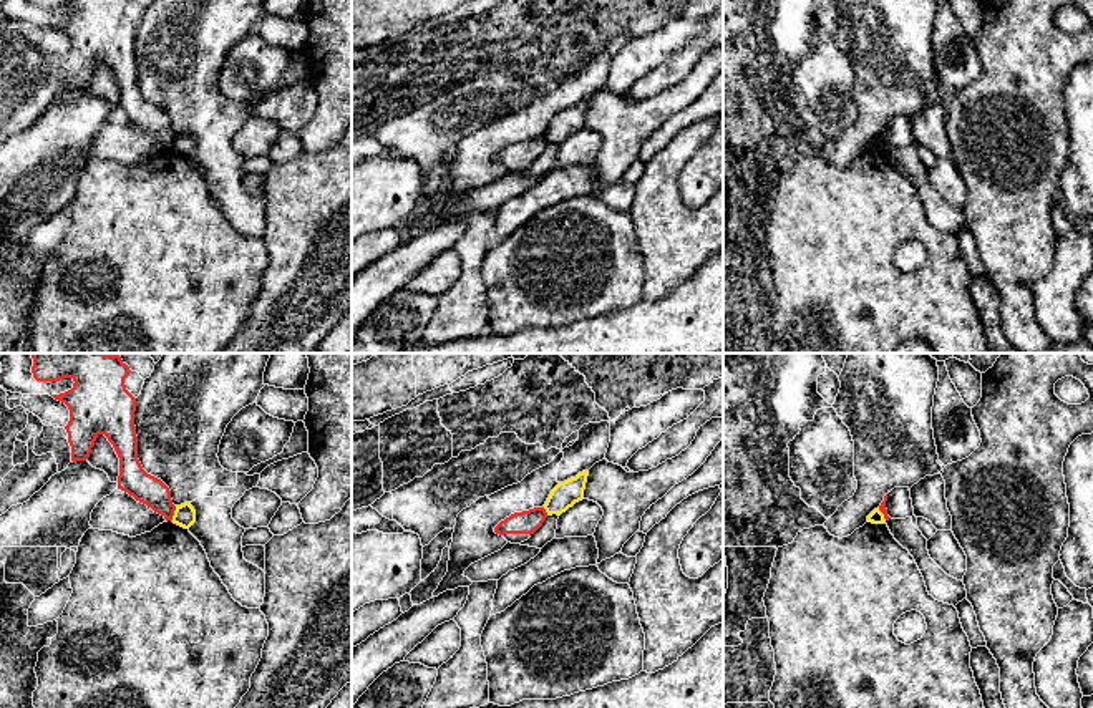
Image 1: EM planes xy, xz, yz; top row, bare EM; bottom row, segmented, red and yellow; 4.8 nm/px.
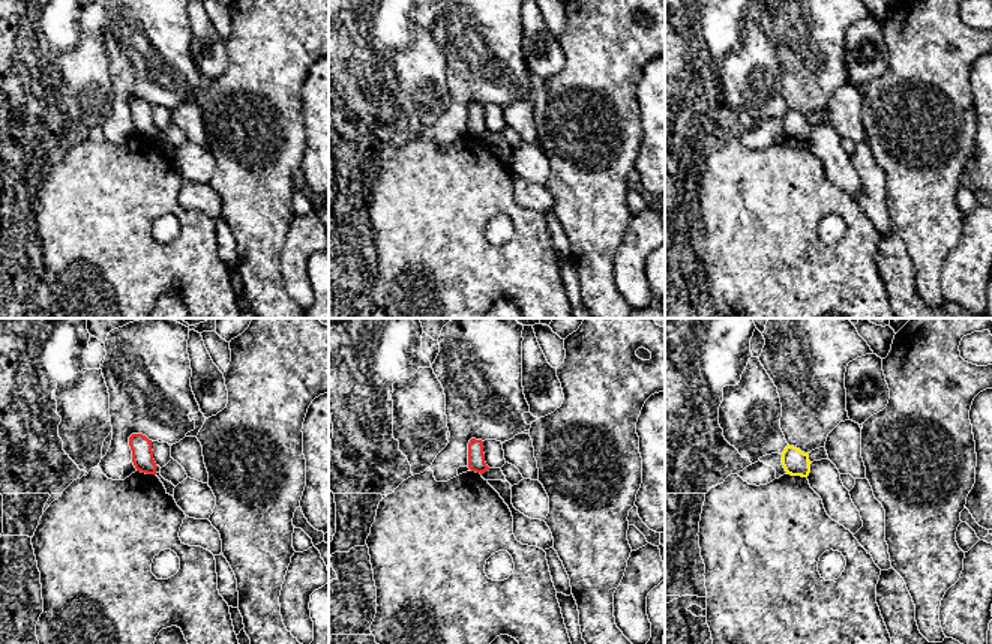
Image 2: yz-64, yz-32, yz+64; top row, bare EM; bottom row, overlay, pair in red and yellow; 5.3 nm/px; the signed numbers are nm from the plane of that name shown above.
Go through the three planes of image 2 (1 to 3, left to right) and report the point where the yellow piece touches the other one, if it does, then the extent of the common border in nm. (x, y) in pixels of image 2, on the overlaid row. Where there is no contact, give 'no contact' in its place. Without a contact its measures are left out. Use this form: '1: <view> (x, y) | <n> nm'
1: no contact
2: no contact
3: no contact

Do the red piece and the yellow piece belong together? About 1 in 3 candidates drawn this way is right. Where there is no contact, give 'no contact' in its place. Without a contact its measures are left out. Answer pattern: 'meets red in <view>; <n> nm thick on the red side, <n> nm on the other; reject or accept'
meets red in xy; 140 nm thick on the red side, 110 nm on the other; reject

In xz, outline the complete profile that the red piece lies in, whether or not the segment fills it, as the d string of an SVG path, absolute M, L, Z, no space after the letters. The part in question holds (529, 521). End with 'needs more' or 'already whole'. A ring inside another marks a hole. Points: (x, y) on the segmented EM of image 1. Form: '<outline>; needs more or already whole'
M534 507L522 512L514 512L501 521L494 532L503 536L511 544L527 541L546 521L547 512L544 507Z; needs more

